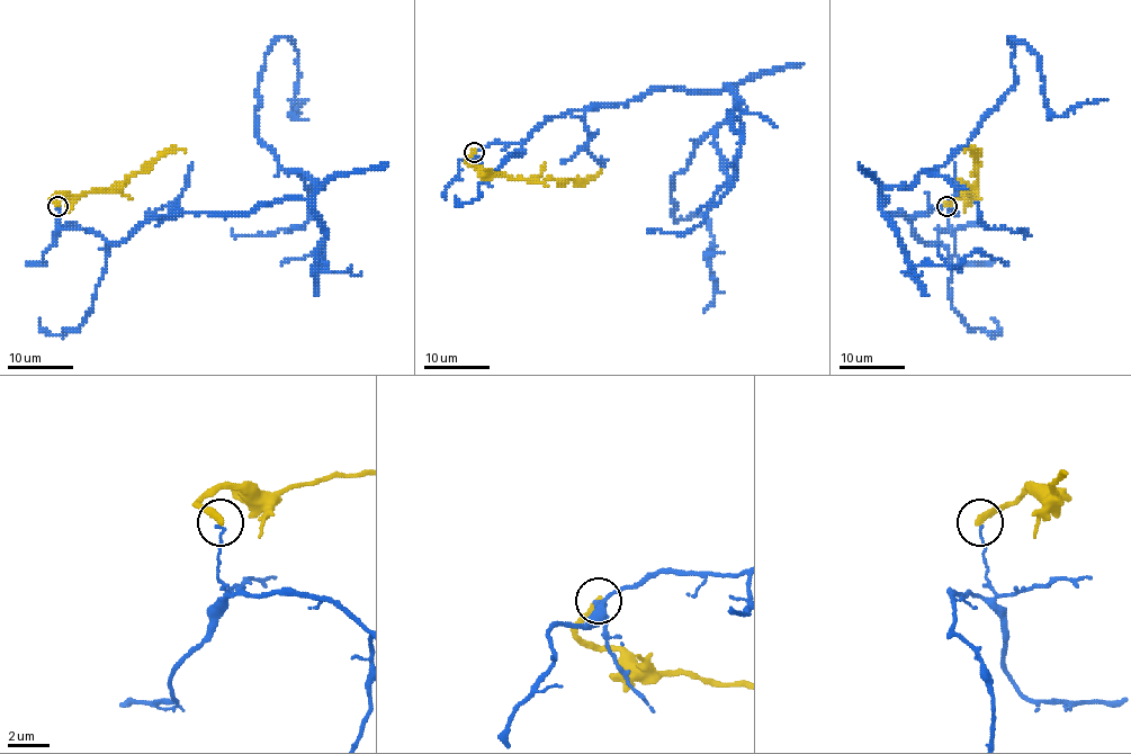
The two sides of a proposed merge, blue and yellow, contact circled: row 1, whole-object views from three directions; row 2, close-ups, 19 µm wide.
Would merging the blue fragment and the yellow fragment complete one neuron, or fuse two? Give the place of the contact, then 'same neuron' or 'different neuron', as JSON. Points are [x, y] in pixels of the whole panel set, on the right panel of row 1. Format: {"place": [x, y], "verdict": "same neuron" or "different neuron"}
{"place": [947, 206], "verdict": "different neuron"}

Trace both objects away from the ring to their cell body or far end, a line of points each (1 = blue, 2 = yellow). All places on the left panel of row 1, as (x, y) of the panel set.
1: (59, 206), (60, 230), (123, 241), (307, 198), (257, 136), (279, 37), (288, 100)
2: (59, 206), (52, 199), (55, 196), (115, 189), (165, 153), (185, 152)

